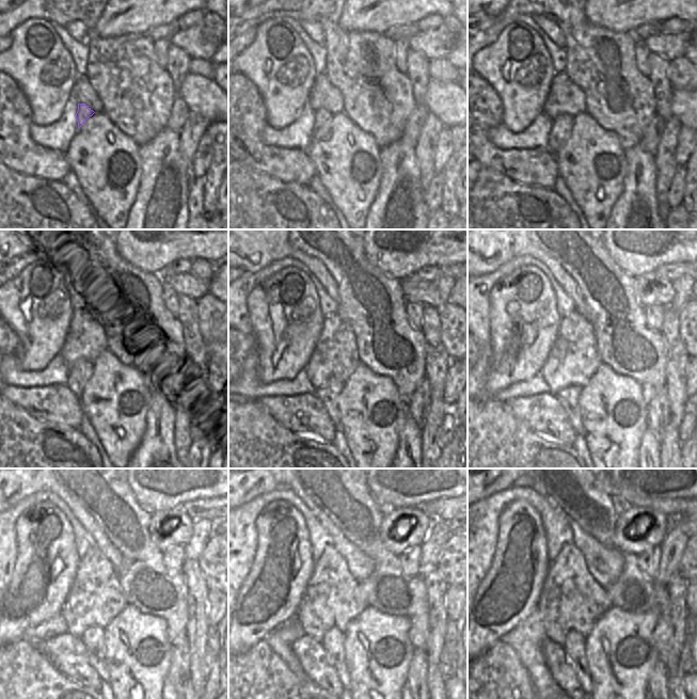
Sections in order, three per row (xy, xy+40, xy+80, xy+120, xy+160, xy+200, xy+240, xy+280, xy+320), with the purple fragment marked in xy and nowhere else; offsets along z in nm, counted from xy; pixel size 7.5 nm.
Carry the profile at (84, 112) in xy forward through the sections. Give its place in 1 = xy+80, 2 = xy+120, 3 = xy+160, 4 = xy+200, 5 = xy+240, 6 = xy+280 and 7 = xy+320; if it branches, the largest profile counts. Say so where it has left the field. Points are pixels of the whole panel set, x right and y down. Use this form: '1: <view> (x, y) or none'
1: xy+80 (560, 131)
2: xy+120 (80, 372)
3: xy+160 (329, 393)
4: xy+200 (568, 397)
5: xy+240 (93, 638)
6: xy+280 (333, 641)
7: xy+320 (574, 646)

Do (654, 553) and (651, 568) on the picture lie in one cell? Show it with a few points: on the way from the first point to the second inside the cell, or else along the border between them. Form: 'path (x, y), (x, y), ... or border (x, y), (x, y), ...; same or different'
path (652, 556), (651, 565); same

